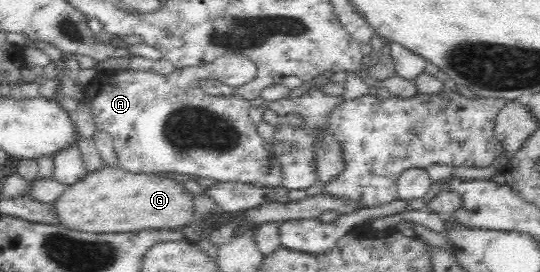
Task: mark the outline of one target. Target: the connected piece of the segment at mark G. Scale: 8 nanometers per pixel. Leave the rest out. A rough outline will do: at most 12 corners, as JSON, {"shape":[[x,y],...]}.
{"shape":[[117,165],[62,187],[59,224],[85,233],[181,230],[181,182]]}

